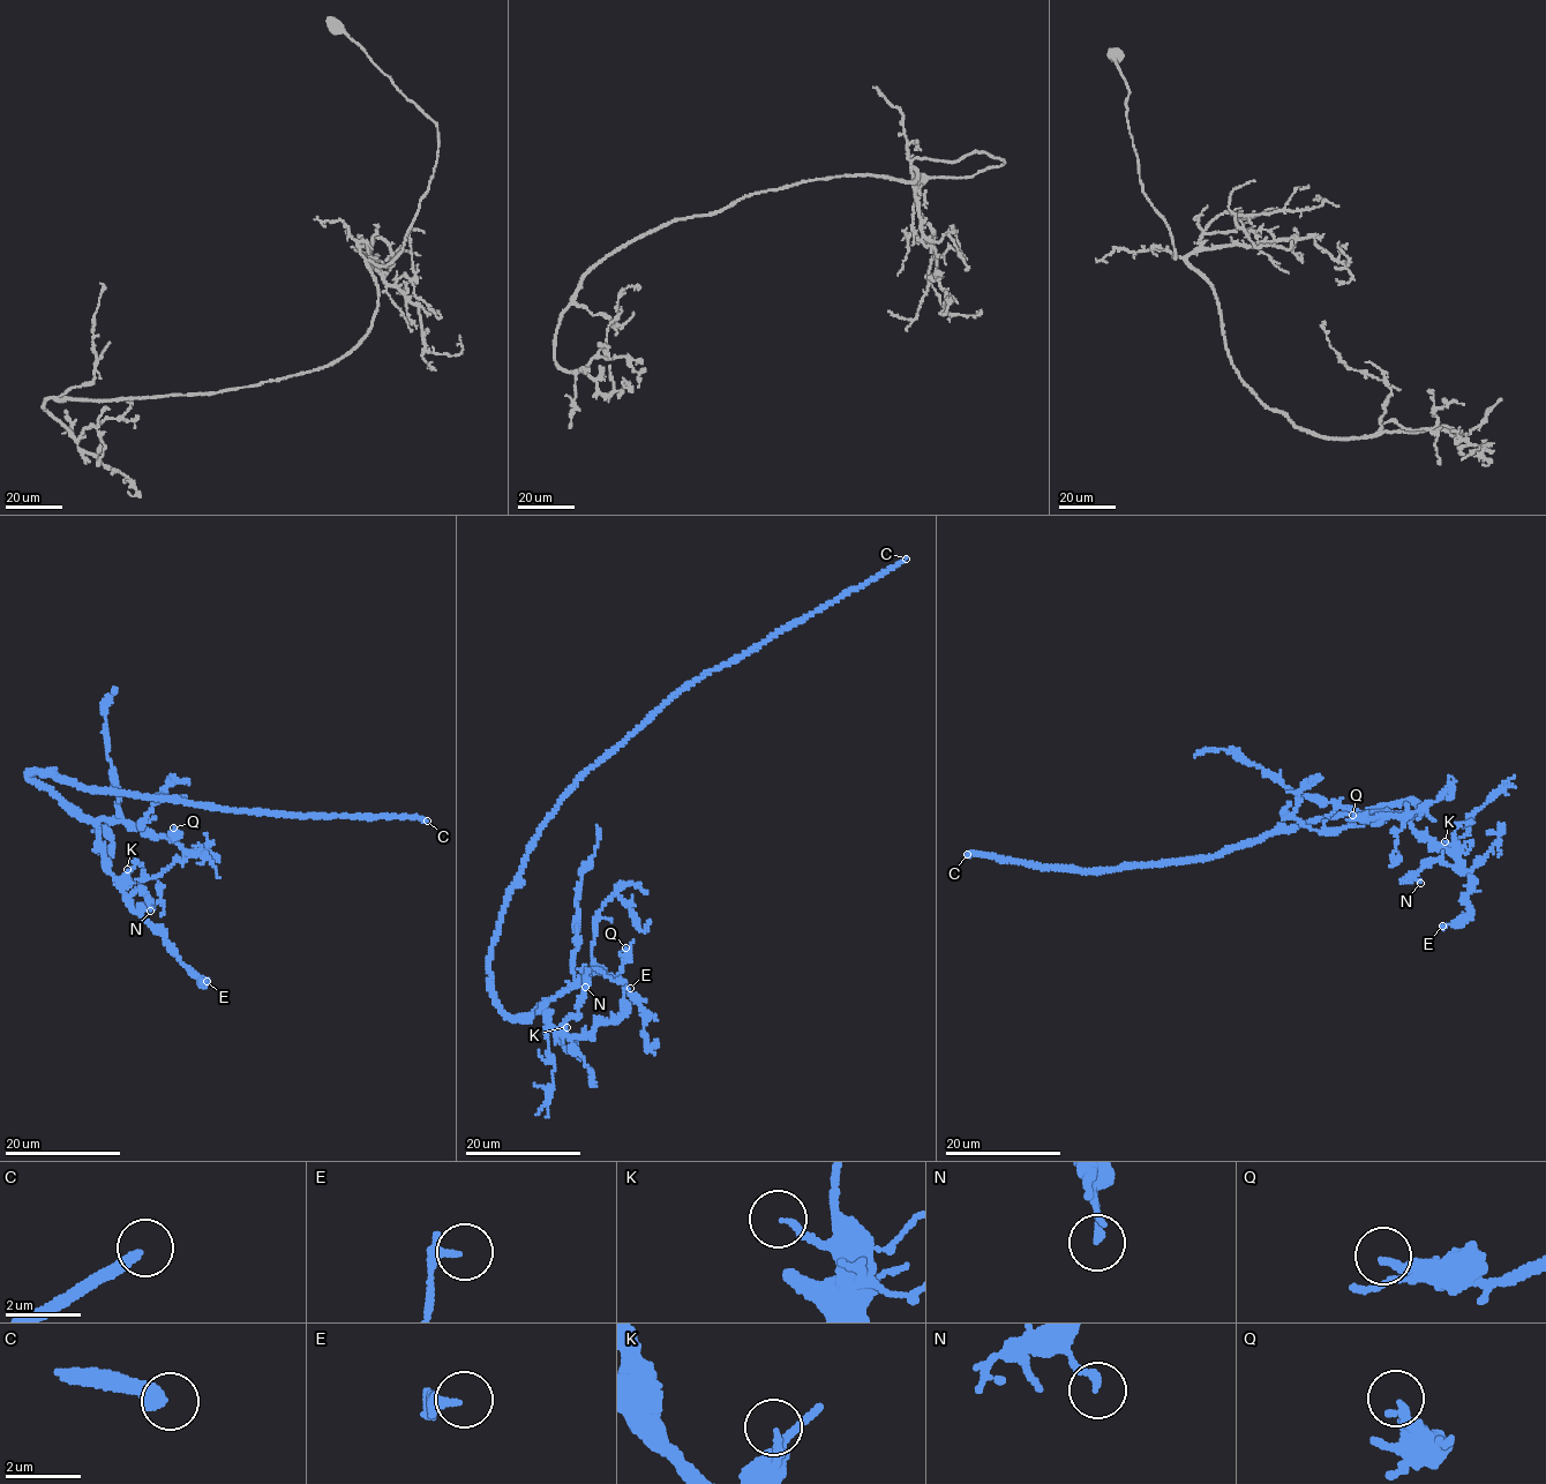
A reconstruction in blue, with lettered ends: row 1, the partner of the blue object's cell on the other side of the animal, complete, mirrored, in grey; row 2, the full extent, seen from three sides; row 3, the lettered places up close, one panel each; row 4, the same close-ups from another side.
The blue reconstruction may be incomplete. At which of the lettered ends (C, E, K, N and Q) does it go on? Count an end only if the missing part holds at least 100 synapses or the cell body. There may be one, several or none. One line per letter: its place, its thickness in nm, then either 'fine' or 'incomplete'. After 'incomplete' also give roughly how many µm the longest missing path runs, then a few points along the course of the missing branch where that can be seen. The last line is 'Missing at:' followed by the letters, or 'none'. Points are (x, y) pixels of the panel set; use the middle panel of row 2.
C: place (906, 559); calibre 360 nm; incomplete; missing 250 µm
E: place (630, 988); calibre 280 nm; fine
K: place (567, 1027); calibre 180 nm; fine
N: place (585, 987); calibre 190 nm; fine
Q: place (625, 947); calibre 240 nm; fine
Missing at: C

